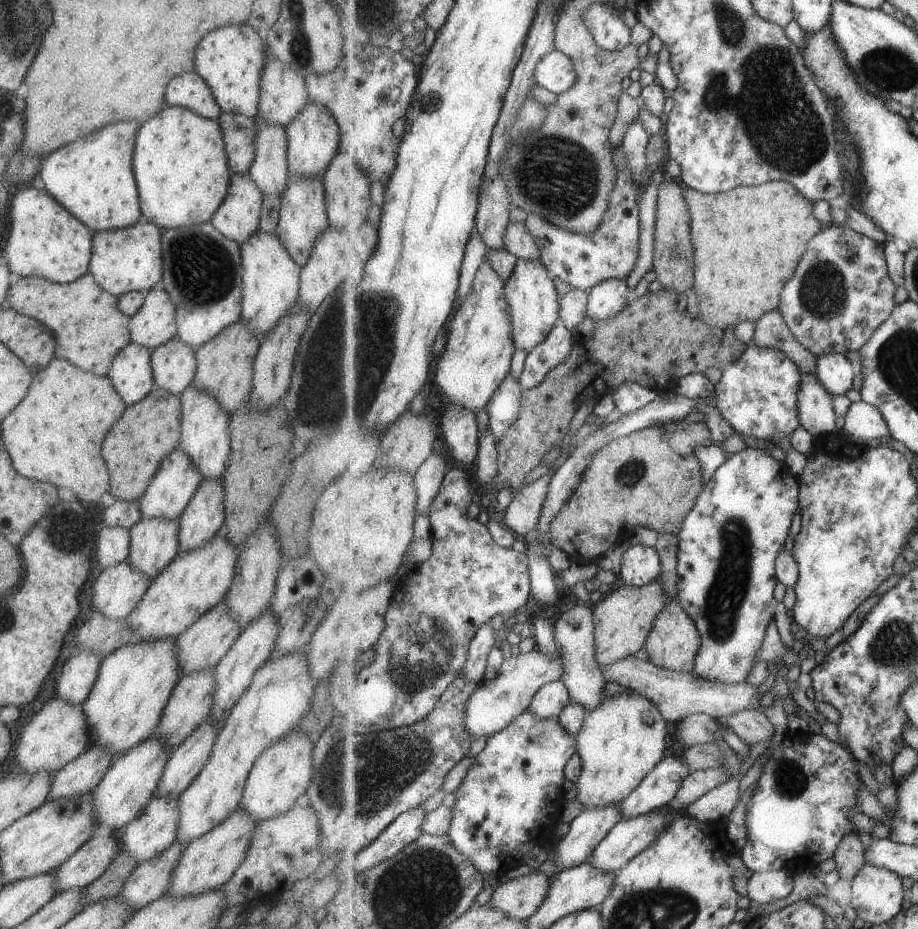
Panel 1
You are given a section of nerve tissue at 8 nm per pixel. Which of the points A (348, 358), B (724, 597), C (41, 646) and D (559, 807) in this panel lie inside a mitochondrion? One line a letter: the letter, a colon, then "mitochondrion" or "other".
A: mitochondrion
B: mitochondrion
C: other
D: other

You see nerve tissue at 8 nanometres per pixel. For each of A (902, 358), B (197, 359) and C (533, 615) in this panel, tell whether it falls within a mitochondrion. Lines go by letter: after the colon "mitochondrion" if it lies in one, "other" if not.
A: mitochondrion
B: other
C: other

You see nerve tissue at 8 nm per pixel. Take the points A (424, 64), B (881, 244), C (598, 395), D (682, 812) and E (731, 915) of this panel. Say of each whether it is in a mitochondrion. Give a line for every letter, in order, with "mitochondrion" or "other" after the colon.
A: other
B: other
C: other
D: other
E: other

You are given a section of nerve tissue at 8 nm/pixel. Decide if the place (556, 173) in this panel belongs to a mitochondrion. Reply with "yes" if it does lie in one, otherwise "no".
yes

